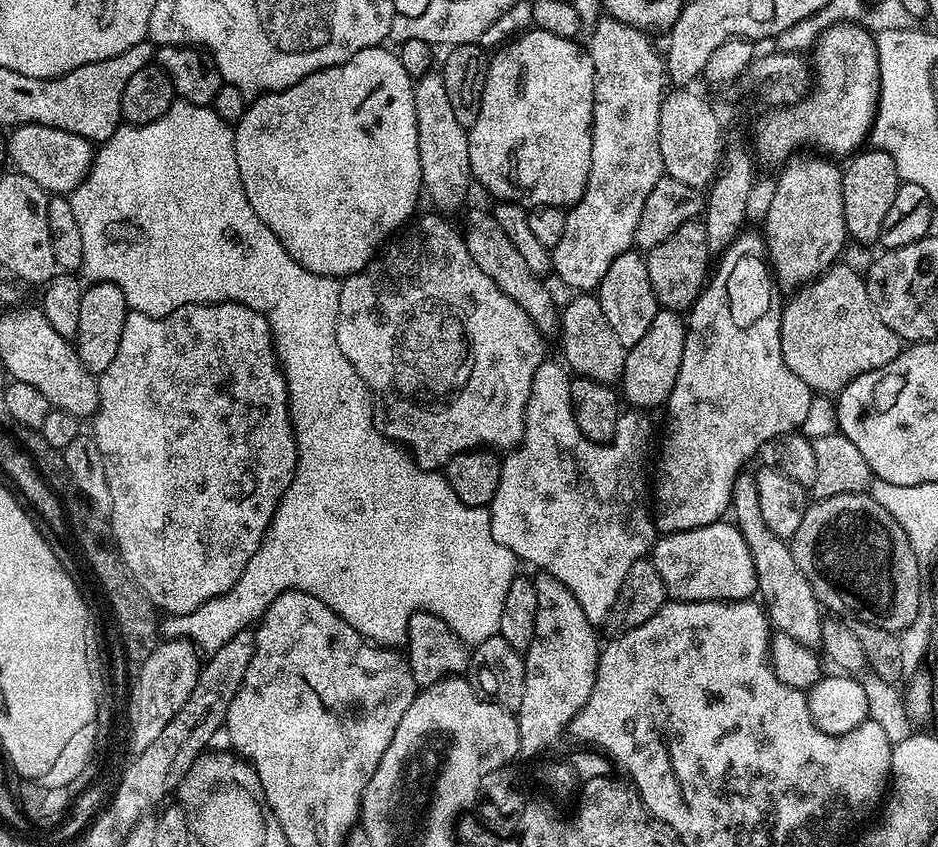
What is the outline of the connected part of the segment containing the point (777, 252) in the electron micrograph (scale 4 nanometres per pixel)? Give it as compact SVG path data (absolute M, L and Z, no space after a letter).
M808 154L793 156L779 169L776 193L762 222L770 272L784 290L802 288L817 280L841 259L840 251L850 240L842 206L841 165L820 154L804 155Z

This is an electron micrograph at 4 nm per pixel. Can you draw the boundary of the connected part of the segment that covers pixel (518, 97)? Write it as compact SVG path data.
M533 27L531 30L525 31L523 34L517 35L507 41L503 46L497 47L491 53L488 61L488 73L486 74L486 86L482 90L482 110L478 110L478 122L474 122L474 126L468 129L468 149L470 150L470 166L472 179L477 185L481 184L490 195L493 196L493 201L503 202L506 204L523 204L525 208L537 208L538 206L558 206L562 209L567 209L573 204L577 204L582 198L582 194L586 190L586 182L590 174L590 150L592 149L592 103L594 102L594 62L589 58L587 51L583 47L580 48L575 39L566 37L558 37L557 34L543 32L538 27Z

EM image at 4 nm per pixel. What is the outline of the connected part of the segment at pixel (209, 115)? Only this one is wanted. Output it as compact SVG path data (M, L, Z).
M179 98L172 101L170 110L166 110L166 114L162 114L162 118L158 118L149 124L133 124L128 127L121 126L109 140L103 141L95 149L92 158L92 168L88 172L88 176L81 184L70 193L70 199L74 206L74 219L78 222L78 231L82 233L82 262L84 263L82 272L89 281L110 282L114 286L118 286L122 290L122 294L126 294L126 302L129 309L133 312L141 312L142 314L150 314L151 316L168 316L174 310L178 310L187 304L245 304L250 310L254 310L258 314L262 314L268 319L268 325L272 331L272 341L276 343L276 356L280 359L280 367L284 369L284 377L286 378L286 386L288 387L288 409L292 415L292 429L296 431L296 473L290 482L290 486L286 490L286 494L280 499L280 505L276 508L276 513L270 526L268 534L264 537L260 544L259 550L254 554L254 558L250 558L250 562L246 566L246 570L242 574L242 578L238 578L238 582L226 594L222 594L218 598L210 598L210 602L206 602L202 606L198 606L198 610L194 610L185 616L168 616L163 621L162 632L168 638L183 638L191 640L201 653L211 654L222 650L222 646L226 646L226 642L230 642L230 638L234 638L234 634L238 634L243 628L252 628L264 615L270 605L274 602L274 598L278 598L284 592L305 592L314 598L318 598L326 606L330 606L330 610L334 610L334 614L338 614L350 626L354 626L354 630L358 630L358 634L365 640L377 646L404 646L408 643L408 623L410 618L416 612L433 612L438 618L442 618L454 630L454 634L458 634L458 638L469 646L475 646L486 642L486 638L497 635L502 622L502 602L506 602L506 590L510 590L510 582L518 575L518 561L516 556L510 550L506 550L506 546L502 546L498 542L494 542L494 534L490 530L490 522L492 514L488 508L475 508L474 506L466 506L462 502L462 498L458 498L458 494L454 494L454 490L450 490L448 479L439 471L420 468L416 465L415 460L408 455L405 449L393 440L387 440L378 429L376 422L372 419L372 392L366 386L366 382L358 374L358 370L354 370L354 366L350 366L350 358L346 358L346 354L342 354L342 350L338 346L338 334L336 333L336 323L338 322L338 298L340 297L341 281L334 276L319 276L310 270L303 268L298 262L294 262L294 258L290 258L290 254L286 250L286 246L282 246L282 242L278 242L278 238L274 234L274 230L270 230L270 226L266 226L266 222L262 222L262 218L258 218L258 214L254 214L254 206L250 206L250 202L246 198L246 190L242 186L242 178L238 174L238 154L234 150L234 128L233 125L227 124L222 118L218 118L218 114L213 108L206 104L191 104Z

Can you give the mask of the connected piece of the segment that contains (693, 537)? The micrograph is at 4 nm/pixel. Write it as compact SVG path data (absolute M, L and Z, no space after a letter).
M723 519L715 520L712 524L706 526L698 526L690 530L682 530L681 532L669 532L661 535L656 543L652 546L650 559L652 565L658 570L658 574L662 576L664 588L668 592L672 600L689 600L690 602L710 602L711 600L750 600L757 595L756 591L756 571L754 570L754 558L750 554L750 546L746 546L746 538L742 538L742 534L736 529L735 523L727 522L724 524Z

